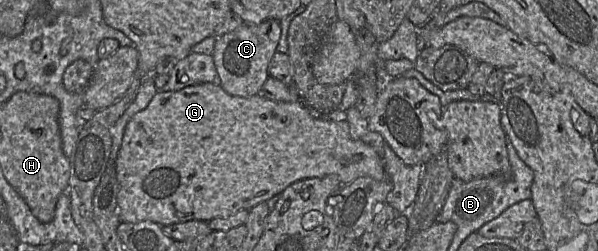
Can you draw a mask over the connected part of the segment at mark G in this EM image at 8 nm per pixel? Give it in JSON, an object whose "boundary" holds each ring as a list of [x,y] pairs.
{"boundary":[[[209,82],[176,91],[158,91],[148,106],[135,114],[128,122],[115,165],[119,183],[117,204],[120,220],[128,223],[150,220],[161,226],[191,220],[208,222],[214,218],[229,217],[241,209],[250,210],[255,205],[266,202],[275,195],[280,195],[288,186],[303,179],[337,175],[343,185],[348,185],[359,177],[367,176],[375,180],[383,180],[387,176],[382,158],[377,151],[363,141],[355,140],[350,136],[350,126],[347,120],[323,118],[312,112],[301,100],[273,101],[258,94],[251,97],[235,96],[227,93],[220,85]]]}

